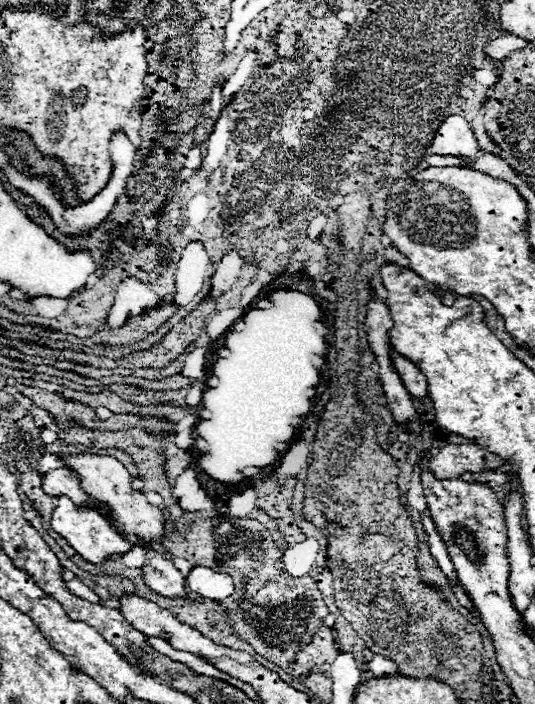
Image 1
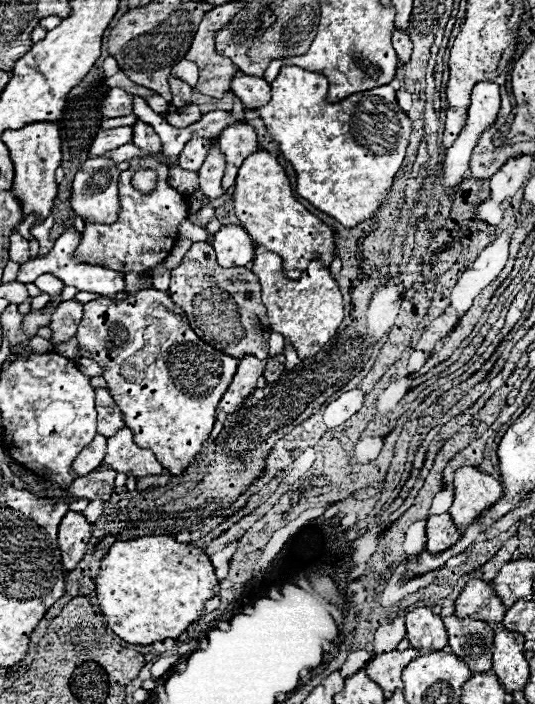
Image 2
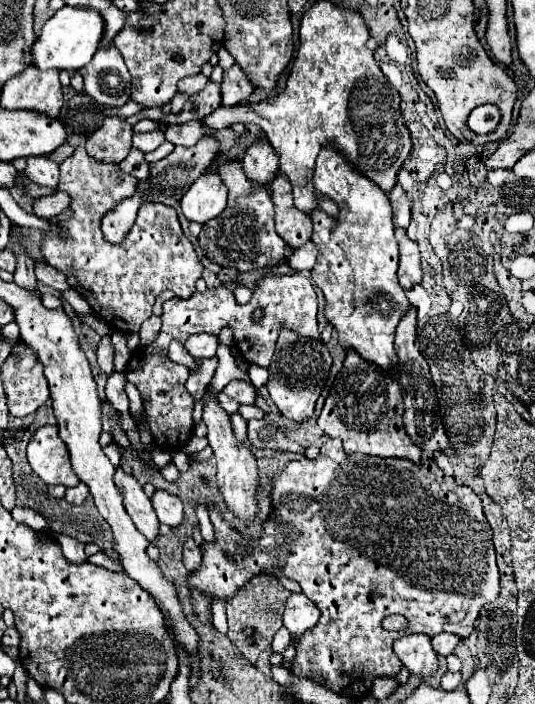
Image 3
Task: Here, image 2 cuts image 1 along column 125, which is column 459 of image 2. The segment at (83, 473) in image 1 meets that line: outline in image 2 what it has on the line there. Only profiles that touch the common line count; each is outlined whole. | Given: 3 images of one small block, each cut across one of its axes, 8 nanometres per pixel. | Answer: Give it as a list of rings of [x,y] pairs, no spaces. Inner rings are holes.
[[[460,466],[454,472],[454,502],[448,510],[460,532],[502,496],[502,484],[476,466]]]

